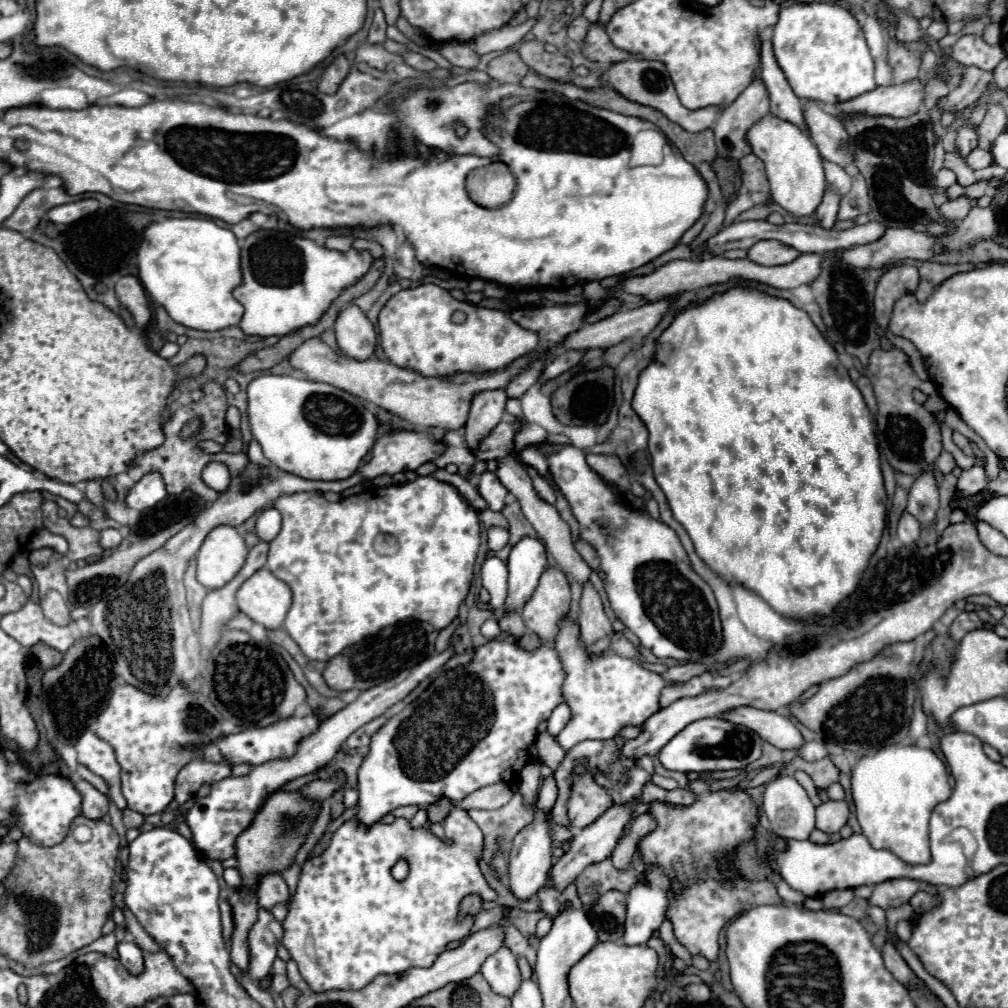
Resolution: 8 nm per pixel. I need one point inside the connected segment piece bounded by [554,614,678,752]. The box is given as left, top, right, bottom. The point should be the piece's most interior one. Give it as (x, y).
(606, 692)

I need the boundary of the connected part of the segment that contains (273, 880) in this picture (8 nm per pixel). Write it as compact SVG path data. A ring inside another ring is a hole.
M264 874L258 882L256 894L258 894L258 906L266 908L266 910L270 910L278 902L286 904L288 896L290 896L288 886L280 874Z

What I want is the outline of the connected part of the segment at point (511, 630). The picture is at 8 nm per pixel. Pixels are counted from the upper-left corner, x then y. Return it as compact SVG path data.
M514 610L512 612L504 612L504 616L498 620L498 624L500 624L502 632L506 632L510 636L516 636L516 638L520 638L524 634L524 630L526 630L520 612L514 612Z

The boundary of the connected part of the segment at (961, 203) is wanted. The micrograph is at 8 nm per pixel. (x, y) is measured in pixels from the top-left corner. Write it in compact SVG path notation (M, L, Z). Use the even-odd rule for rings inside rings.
M958 196L954 200L948 200L940 206L940 212L948 216L948 220L964 220L964 216L970 212L972 200L968 196Z

